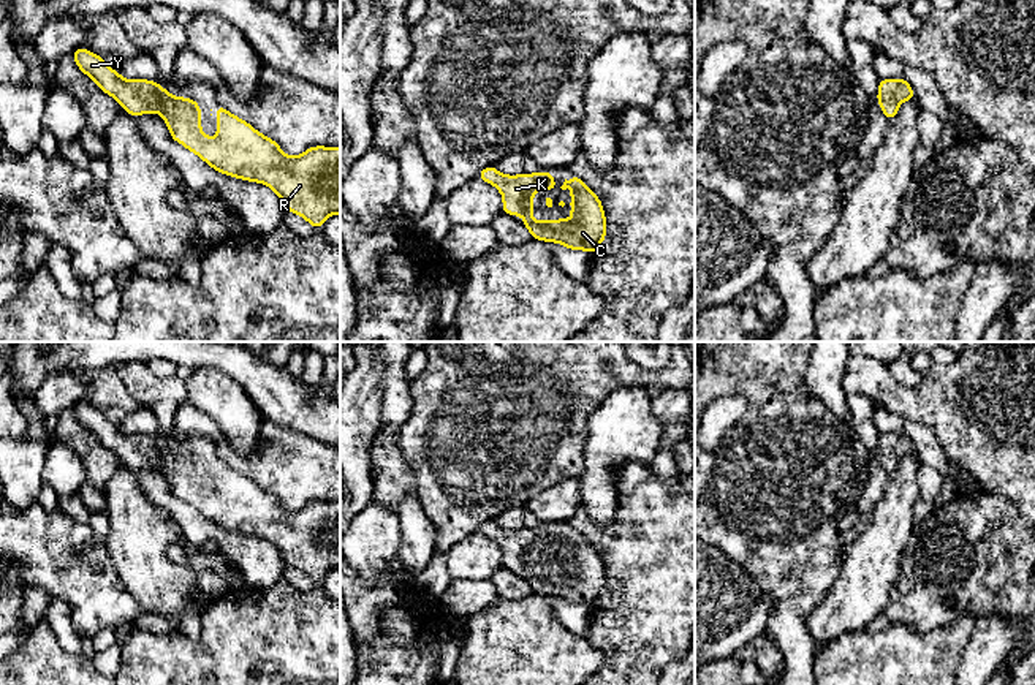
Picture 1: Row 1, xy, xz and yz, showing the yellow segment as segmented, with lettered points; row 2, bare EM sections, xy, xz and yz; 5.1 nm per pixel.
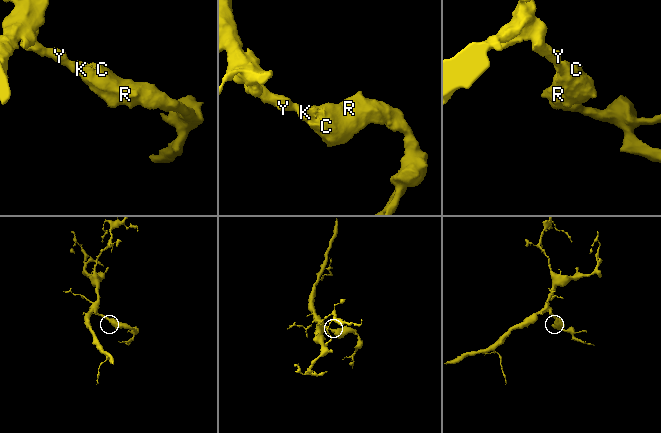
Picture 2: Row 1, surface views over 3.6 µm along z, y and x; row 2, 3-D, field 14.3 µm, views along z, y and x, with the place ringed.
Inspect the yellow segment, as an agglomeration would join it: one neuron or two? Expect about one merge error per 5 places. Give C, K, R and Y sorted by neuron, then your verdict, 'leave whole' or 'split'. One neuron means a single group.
groups C K R Y; leave whole

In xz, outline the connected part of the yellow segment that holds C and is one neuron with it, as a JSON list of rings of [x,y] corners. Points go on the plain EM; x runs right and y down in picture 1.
[[[487,520],[478,527],[478,533],[492,538],[503,551],[502,565],[506,570],[524,570],[521,576],[536,595],[563,598],[570,604],[586,604],[590,609],[597,606],[600,598],[606,593],[606,573],[600,552],[587,543],[587,539],[576,530],[571,528],[571,535],[565,533],[562,544],[571,543],[571,574],[567,576],[560,571],[557,576],[535,576],[530,570],[533,568],[533,546],[535,544],[555,544],[552,527],[535,527],[535,528],[519,528],[506,530],[500,528],[495,520]]]

